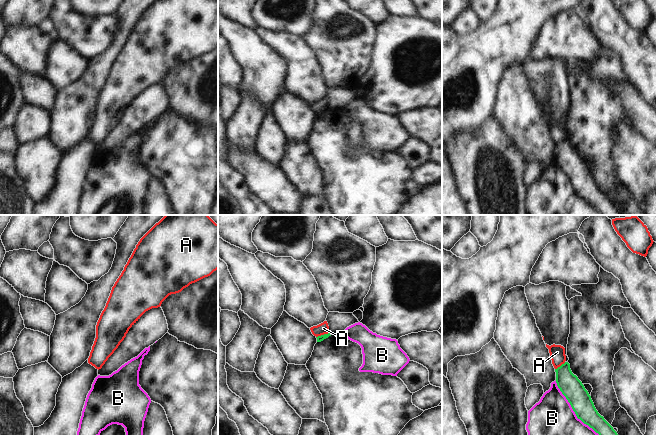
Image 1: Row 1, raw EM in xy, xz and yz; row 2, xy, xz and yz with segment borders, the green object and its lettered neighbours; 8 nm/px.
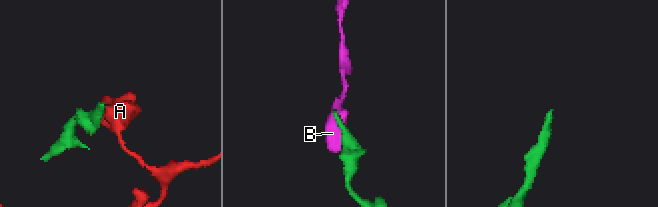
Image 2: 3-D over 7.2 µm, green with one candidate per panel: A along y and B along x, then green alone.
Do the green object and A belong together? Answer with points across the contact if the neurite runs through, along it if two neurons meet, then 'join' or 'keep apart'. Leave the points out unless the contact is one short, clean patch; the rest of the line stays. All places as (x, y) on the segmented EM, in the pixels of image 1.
border xz (329, 332), (316, 337); keep apart

